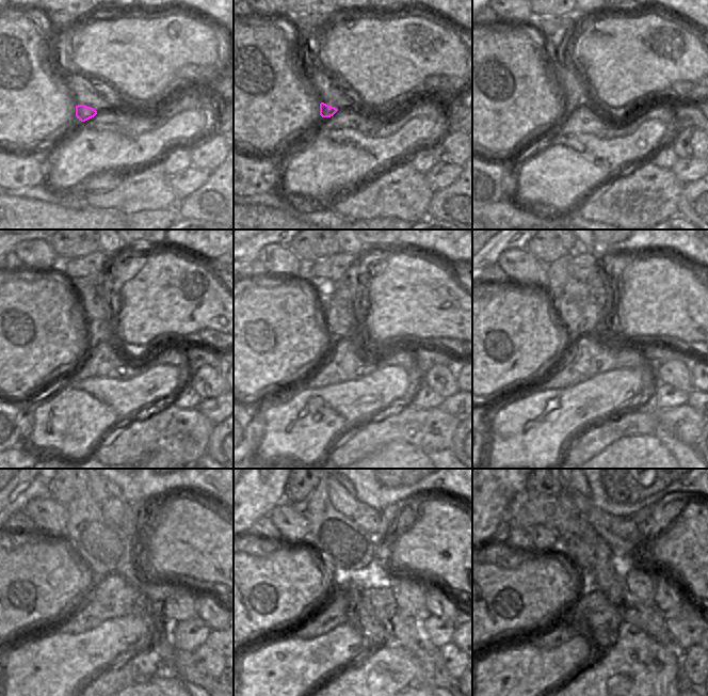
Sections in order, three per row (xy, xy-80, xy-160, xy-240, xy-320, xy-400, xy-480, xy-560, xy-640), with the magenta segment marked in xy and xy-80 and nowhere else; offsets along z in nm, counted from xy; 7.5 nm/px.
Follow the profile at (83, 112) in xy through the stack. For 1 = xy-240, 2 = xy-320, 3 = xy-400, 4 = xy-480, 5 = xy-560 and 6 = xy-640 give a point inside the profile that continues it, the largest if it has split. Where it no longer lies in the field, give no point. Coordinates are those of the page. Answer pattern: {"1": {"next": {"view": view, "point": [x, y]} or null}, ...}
{"1": {"next": {"view": "xy-240", "point": [98, 329]}}, "2": {"next": {"view": "xy-320", "point": [339, 316]}}, "3": {"next": {"view": "xy-400", "point": [579, 313]}}, "4": {"next": {"view": "xy-480", "point": [98, 542]}}, "5": {"next": {"view": "xy-560", "point": [340, 542]}}, "6": {"next": {"view": "xy-640", "point": [579, 542]}}}

